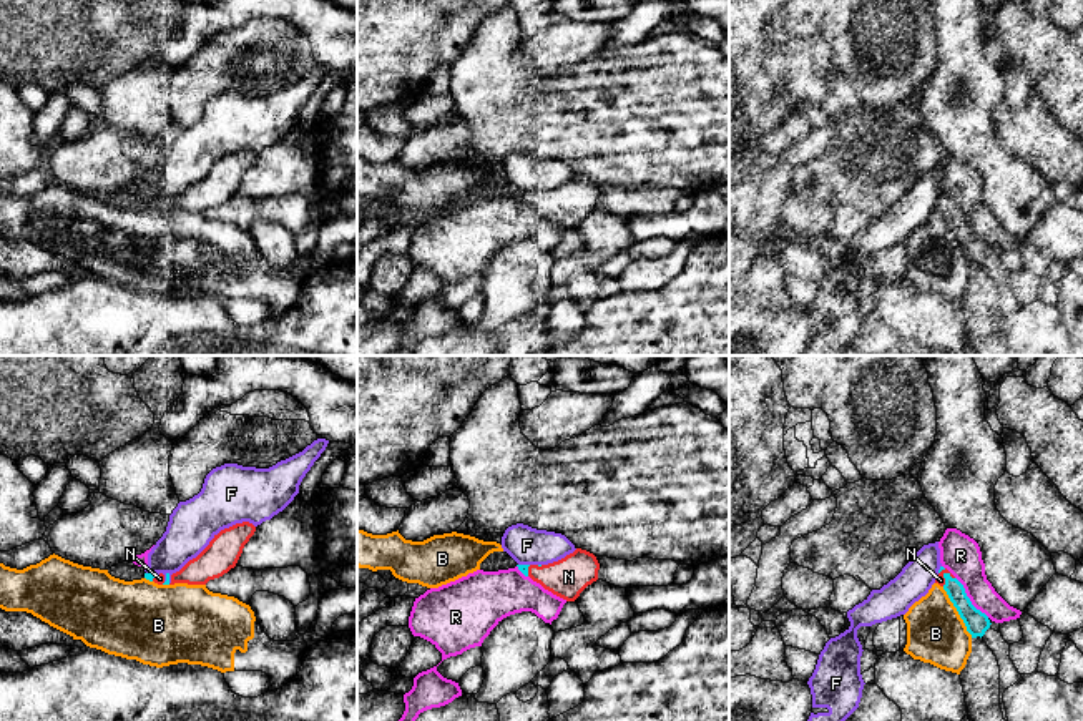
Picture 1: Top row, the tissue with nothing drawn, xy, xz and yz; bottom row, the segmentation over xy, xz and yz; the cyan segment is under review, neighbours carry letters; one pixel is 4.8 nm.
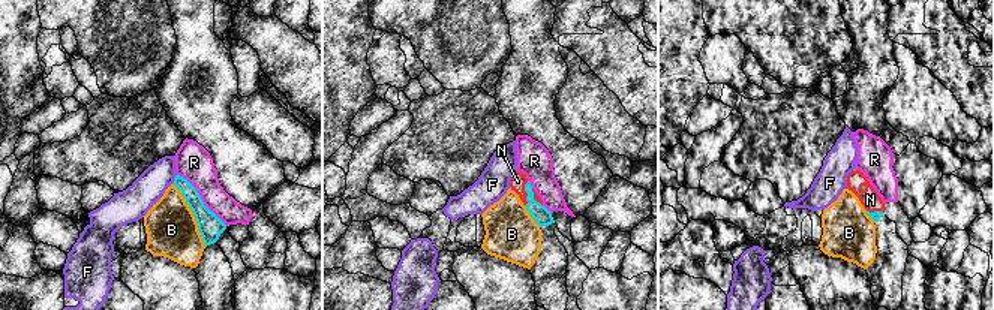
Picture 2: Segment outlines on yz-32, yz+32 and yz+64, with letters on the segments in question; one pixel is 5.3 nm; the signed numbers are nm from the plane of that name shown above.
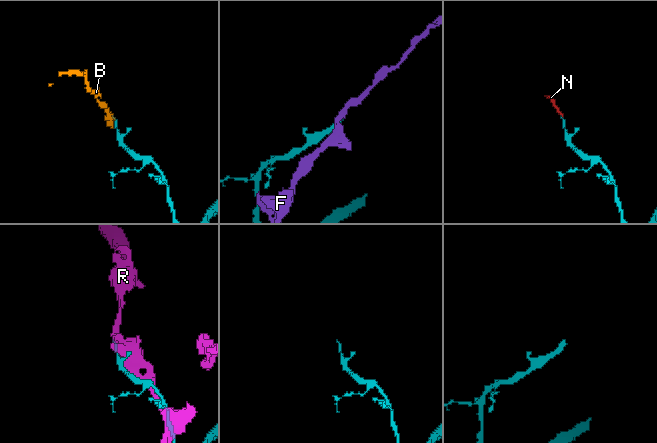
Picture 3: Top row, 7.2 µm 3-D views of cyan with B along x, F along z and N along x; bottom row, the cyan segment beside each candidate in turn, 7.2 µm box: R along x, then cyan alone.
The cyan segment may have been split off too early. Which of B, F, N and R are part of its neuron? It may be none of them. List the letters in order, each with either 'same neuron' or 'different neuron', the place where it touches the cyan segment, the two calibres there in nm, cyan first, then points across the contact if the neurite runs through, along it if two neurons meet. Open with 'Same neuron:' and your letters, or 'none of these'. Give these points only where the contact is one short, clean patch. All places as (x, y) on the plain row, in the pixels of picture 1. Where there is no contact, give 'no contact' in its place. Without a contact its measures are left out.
Same neuron: N
B: different neuron; contact yz (957, 238); calibres 110 and 280 nm
F: different neuron; contact xy (168, 205); calibres 20 and 220 nm
N: same neuron; contact yz (944, 205); calibres 100 and 50 nm
R: different neuron; contact yz (969, 226); calibres 110 and 190 nm

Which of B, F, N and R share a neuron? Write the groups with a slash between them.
B / F / N / R

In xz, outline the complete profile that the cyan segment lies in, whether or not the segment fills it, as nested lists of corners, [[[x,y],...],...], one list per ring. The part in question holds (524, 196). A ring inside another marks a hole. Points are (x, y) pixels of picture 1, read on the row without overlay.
[[[581,176],[548,193],[517,194],[525,204],[566,229],[575,229],[588,213],[596,209],[600,198],[596,184]]]

